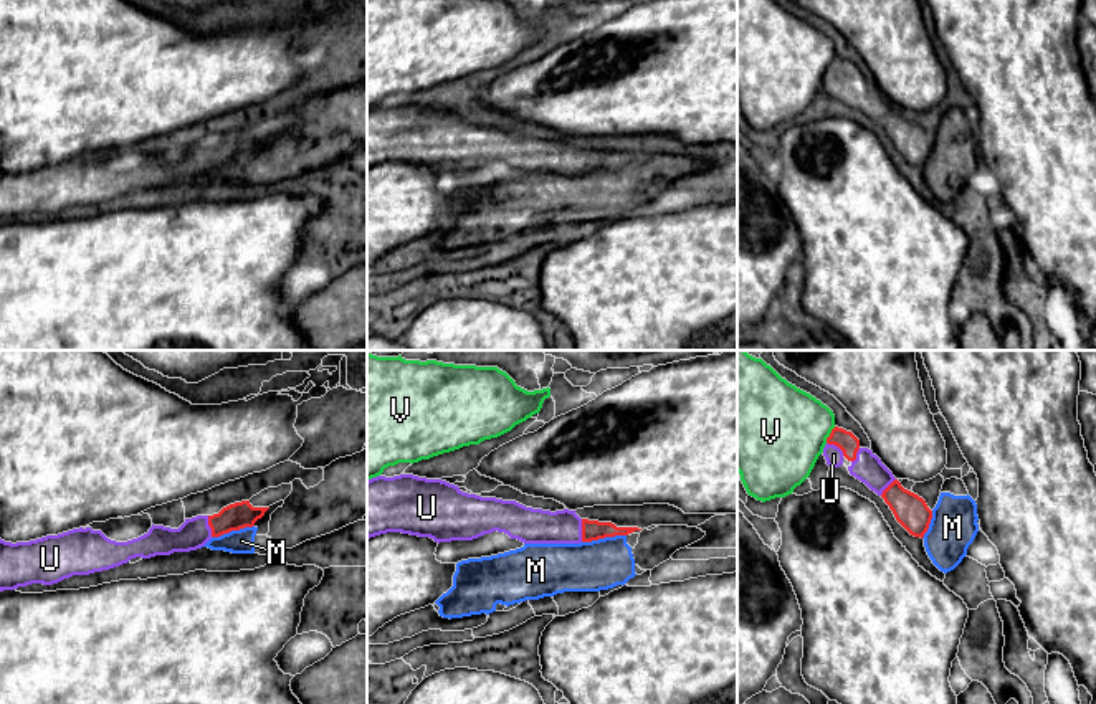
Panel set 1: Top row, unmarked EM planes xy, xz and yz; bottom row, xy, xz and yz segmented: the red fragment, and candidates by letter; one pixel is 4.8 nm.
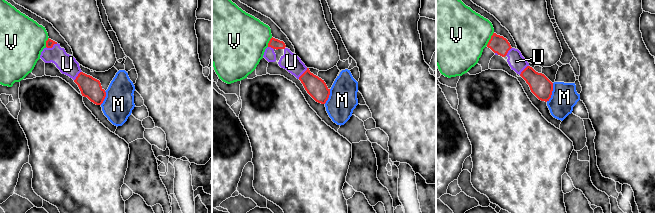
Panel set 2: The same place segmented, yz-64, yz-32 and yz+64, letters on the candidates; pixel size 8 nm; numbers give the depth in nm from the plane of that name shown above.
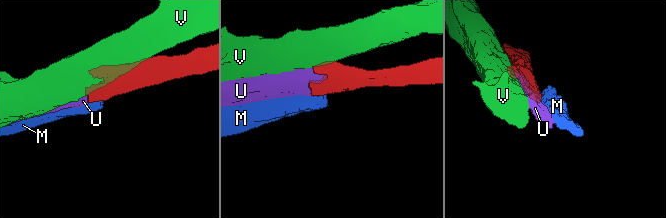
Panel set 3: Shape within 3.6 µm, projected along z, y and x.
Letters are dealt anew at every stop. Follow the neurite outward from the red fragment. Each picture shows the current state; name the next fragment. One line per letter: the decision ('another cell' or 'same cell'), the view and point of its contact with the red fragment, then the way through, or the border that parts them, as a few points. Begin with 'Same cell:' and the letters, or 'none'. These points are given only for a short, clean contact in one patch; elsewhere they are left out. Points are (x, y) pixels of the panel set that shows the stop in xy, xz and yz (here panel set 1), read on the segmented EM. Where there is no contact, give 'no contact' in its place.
Same cell: U
M: another cell; meets red in xz at (604, 537); border along xz (625, 534), (582, 542)
U: same cell; meets red in xz at (582, 531)
V: another cell; meets red in yz at (830, 435); border along yz (835, 427), (825, 442)

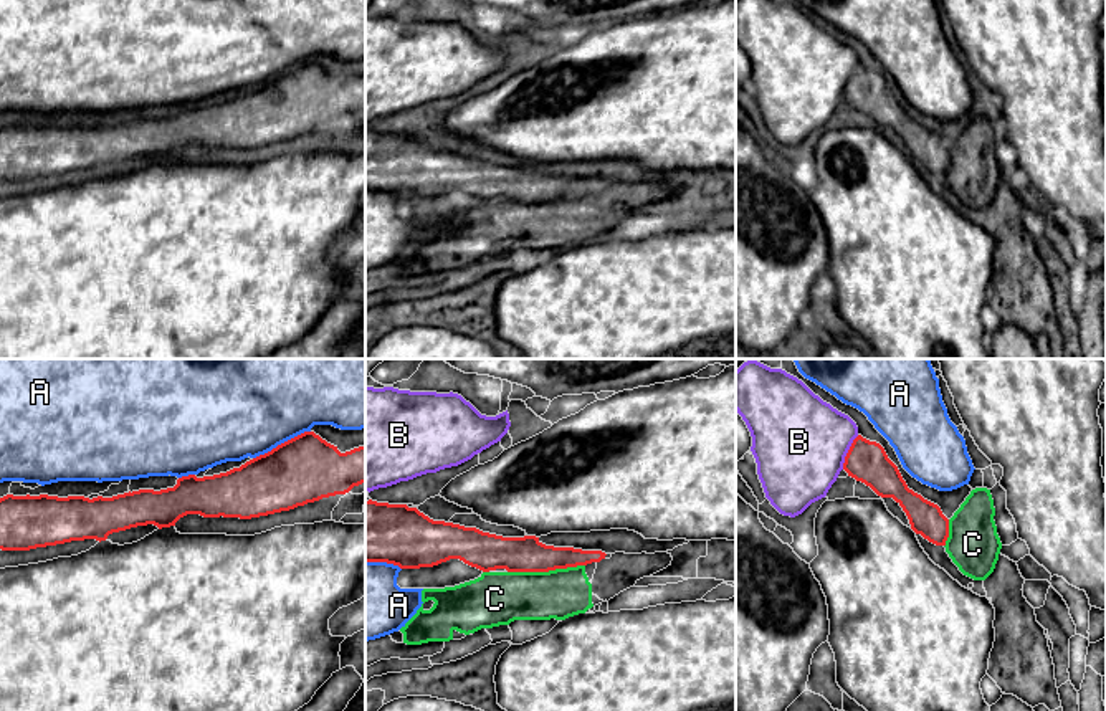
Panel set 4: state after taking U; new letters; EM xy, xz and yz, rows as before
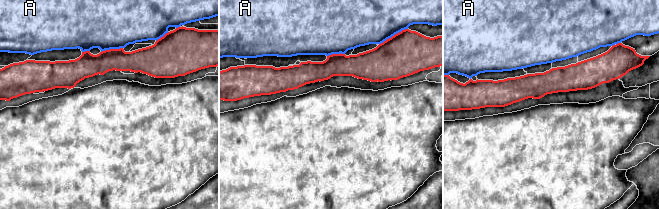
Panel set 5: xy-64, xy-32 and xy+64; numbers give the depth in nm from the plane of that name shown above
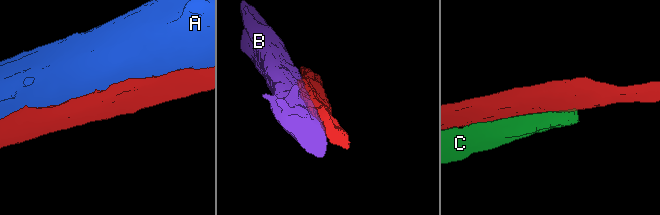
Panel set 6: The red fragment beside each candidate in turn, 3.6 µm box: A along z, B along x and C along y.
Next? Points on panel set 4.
Same cell: none
A: another cell; meets red in xy at (281, 443)
B: another cell; meets red in yz at (848, 452)
C: another cell; meets red in xz at (546, 571)

